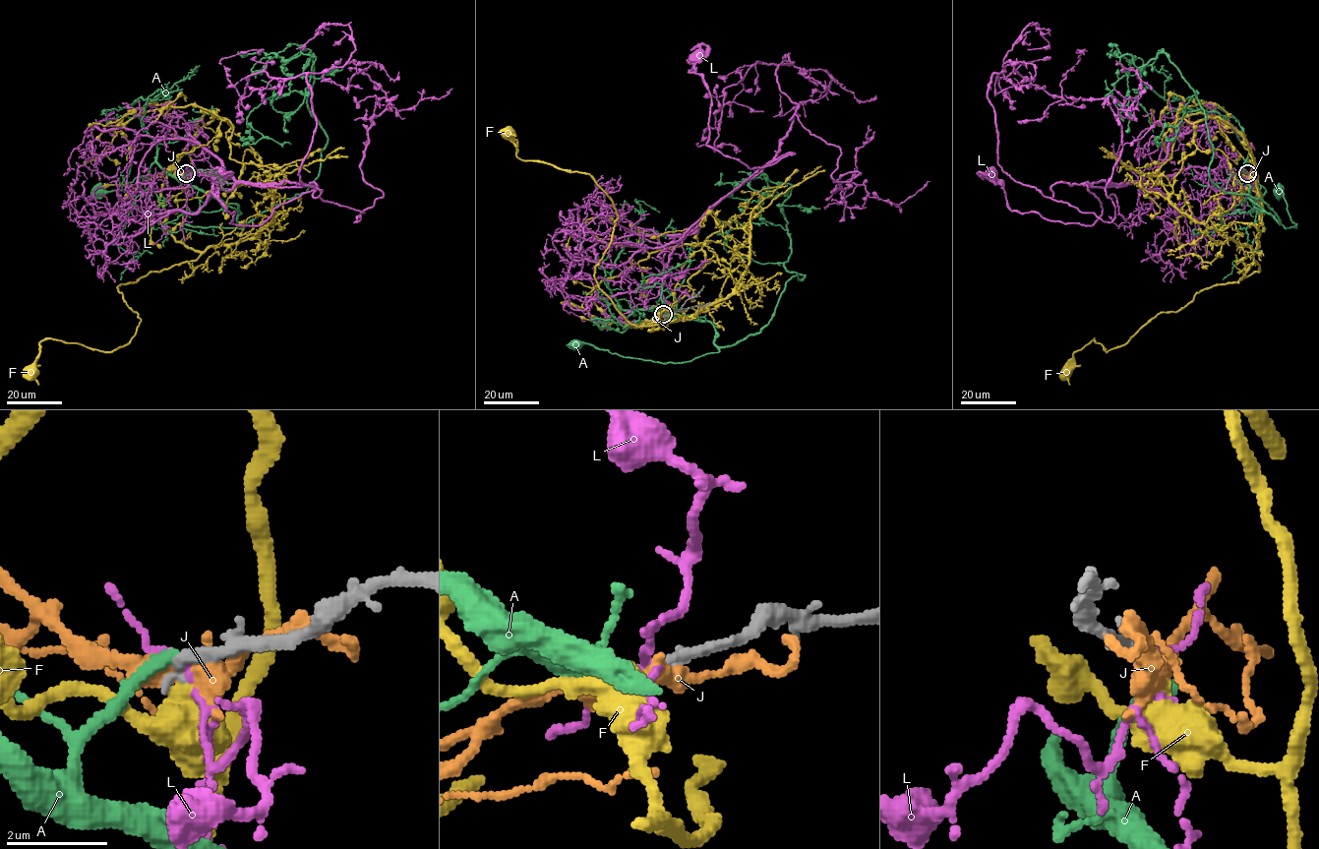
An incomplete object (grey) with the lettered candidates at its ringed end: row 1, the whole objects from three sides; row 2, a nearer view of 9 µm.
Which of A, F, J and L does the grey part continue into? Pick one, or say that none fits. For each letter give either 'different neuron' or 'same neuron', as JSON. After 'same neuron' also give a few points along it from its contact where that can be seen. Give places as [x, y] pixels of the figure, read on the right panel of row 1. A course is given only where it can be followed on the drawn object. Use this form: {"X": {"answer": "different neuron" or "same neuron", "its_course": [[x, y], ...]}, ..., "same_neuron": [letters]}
{"A": {"answer": "same neuron", "its_course": [[1247, 174], [1249, 198], [1254, 207], [1269, 212], [1286, 228], [1295, 226], [1282, 190], [1277, 192], [1279, 195]]}, "F": {"answer": "different neuron"}, "J": {"answer": "different neuron"}, "L": {"answer": "different neuron"}, "same_neuron": ["A"]}

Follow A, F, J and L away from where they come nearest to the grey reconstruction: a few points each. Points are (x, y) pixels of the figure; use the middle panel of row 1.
A: (663, 314), (708, 321), (718, 352), (683, 362), (658, 362), (575, 345)
F: (663, 315), (637, 326), (677, 320), (631, 325), (600, 288), (618, 216), (603, 190), (520, 160), (509, 131)
J: (665, 314), (636, 324), (625, 321)
L: (664, 314), (674, 248), (754, 172), (795, 153), (749, 168), (709, 147), (711, 96), (689, 71), (696, 57)

